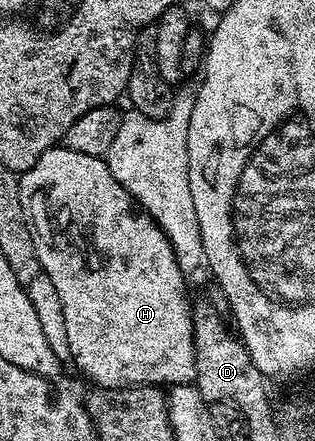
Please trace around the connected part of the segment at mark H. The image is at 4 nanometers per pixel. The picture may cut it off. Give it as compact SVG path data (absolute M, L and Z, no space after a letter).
M60 144L52 146L50 150L37 160L37 164L33 168L22 171L19 178L19 195L21 196L21 204L23 205L23 215L27 218L27 225L31 227L33 234L33 244L37 248L37 256L42 273L49 276L49 280L53 280L53 288L57 288L57 296L61 296L61 312L65 320L65 336L67 337L66 353L71 353L71 358L75 361L75 366L100 390L121 390L129 386L157 386L162 387L163 382L167 382L168 387L182 386L184 384L194 383L195 380L195 337L193 336L193 320L191 319L191 308L193 305L192 299L187 299L187 282L188 279L183 274L181 268L178 267L175 259L174 250L171 247L170 241L167 239L165 232L159 227L158 223L152 221L152 218L147 212L140 212L137 209L136 203L133 201L127 190L111 175L110 168L107 166L103 158L94 158L93 156L85 156L85 152L73 152L68 150L66 146Z

